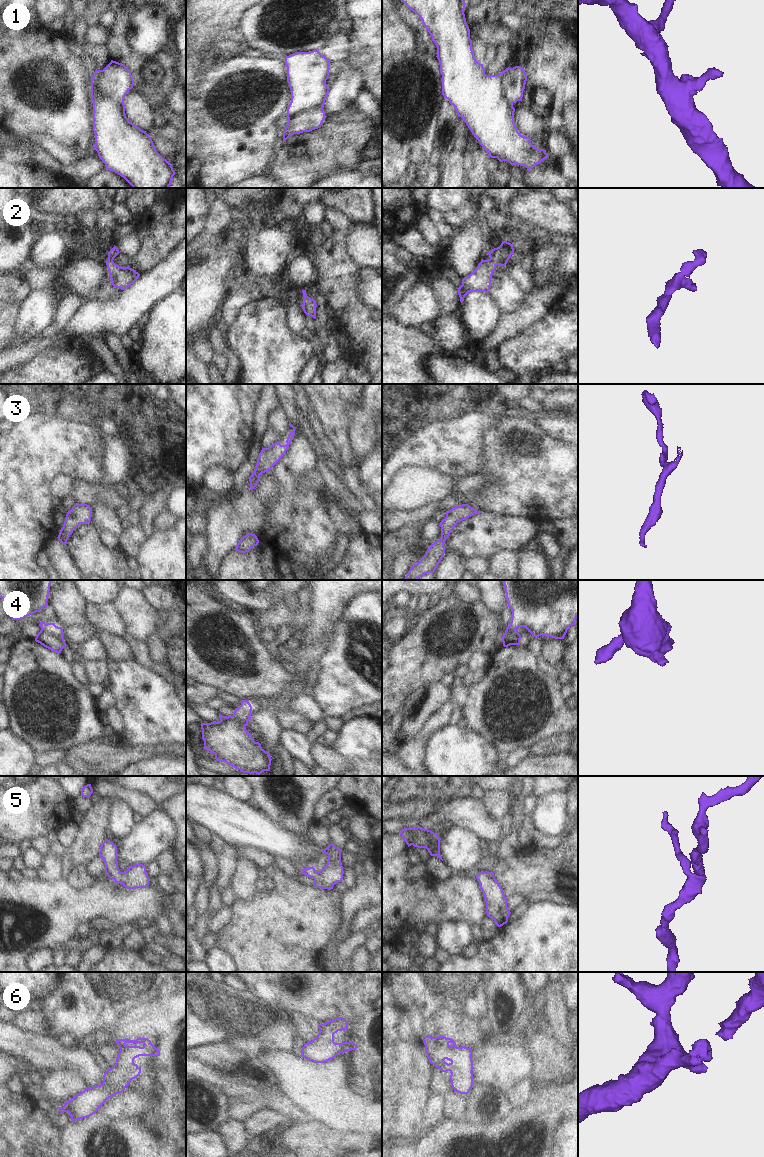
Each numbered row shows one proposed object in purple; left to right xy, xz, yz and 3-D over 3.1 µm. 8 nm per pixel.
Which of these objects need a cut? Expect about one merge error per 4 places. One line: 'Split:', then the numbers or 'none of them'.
Split: 1

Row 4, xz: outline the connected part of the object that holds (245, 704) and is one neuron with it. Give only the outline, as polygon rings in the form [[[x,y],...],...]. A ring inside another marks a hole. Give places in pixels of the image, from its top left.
[[[247,700],[235,708],[232,716],[219,714],[219,722],[201,723],[204,749],[243,773],[270,771],[271,756],[246,730],[252,706]]]

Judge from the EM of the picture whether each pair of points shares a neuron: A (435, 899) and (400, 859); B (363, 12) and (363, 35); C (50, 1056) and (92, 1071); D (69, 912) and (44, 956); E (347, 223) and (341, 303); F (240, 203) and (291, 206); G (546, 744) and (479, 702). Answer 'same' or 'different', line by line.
A: same
B: same
C: same
D: different
E: same
F: same
G: different

